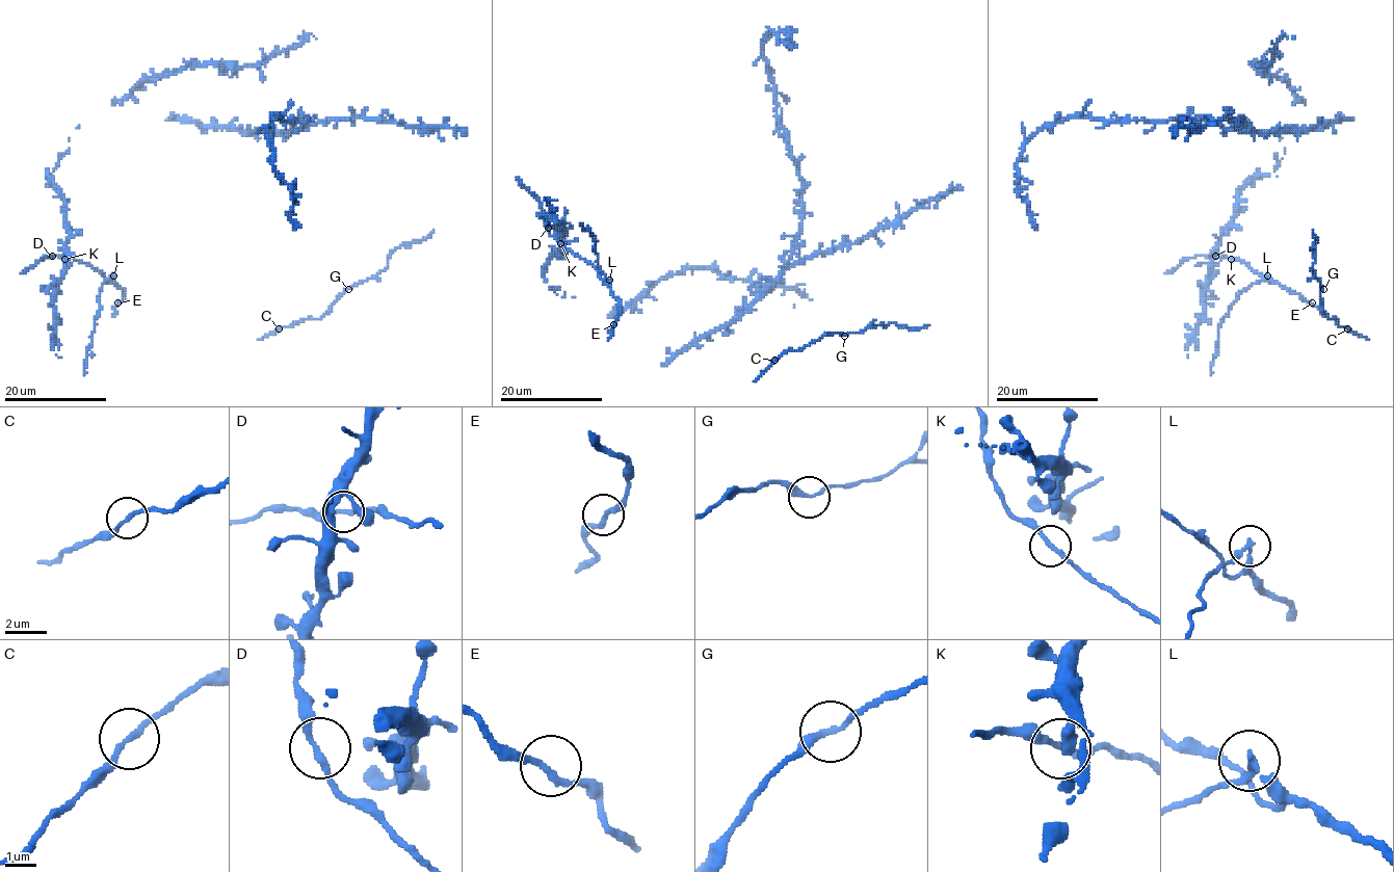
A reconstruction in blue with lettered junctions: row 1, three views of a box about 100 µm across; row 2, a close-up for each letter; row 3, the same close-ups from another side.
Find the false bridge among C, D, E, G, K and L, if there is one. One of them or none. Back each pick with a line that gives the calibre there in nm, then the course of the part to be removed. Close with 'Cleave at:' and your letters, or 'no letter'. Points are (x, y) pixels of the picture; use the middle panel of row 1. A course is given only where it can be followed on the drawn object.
L: 200 nm thick; foreign part runs (610, 280), (600, 268), (589, 231), (580, 223)
Cleave at: L

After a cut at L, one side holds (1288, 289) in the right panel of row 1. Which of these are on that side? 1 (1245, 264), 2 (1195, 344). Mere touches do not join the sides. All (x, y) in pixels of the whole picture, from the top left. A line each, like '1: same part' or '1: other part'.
1: same part
2: same part

